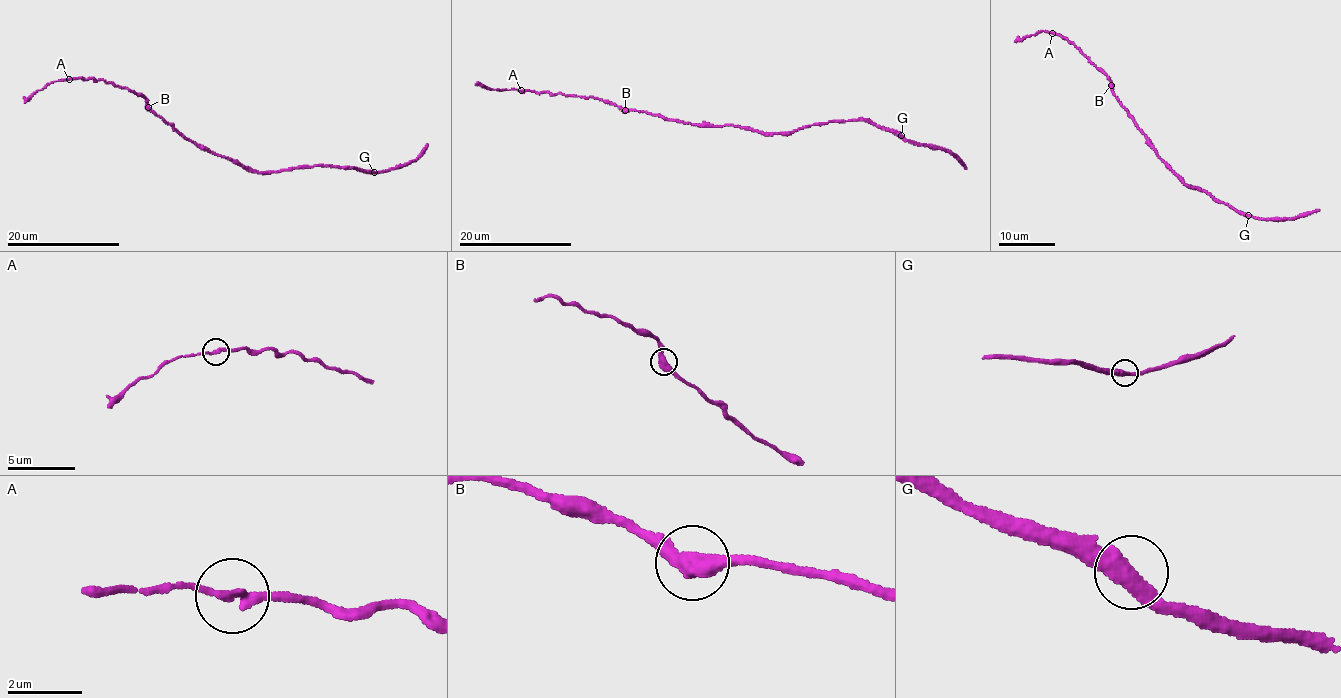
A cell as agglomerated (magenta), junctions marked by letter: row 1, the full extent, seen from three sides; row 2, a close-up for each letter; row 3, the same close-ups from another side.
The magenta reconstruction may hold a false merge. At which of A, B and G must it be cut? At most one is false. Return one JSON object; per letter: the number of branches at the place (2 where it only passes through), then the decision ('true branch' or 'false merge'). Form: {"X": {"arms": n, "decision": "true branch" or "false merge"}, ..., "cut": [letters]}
{"A": {"arms": 2, "decision": "true branch"}, "B": {"arms": 2, "decision": "true branch"}, "G": {"arms": 2, "decision": "true branch"}, "cut": []}

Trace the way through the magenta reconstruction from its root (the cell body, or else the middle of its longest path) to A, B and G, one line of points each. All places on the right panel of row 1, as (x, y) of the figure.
A: (1159, 157), (1115, 95), (1110, 79), (1091, 64), (1073, 44), (1052, 33)
B: (1159, 157), (1115, 96), (1111, 85)
G: (1159, 157), (1188, 186), (1203, 190), (1234, 210), (1248, 215)

